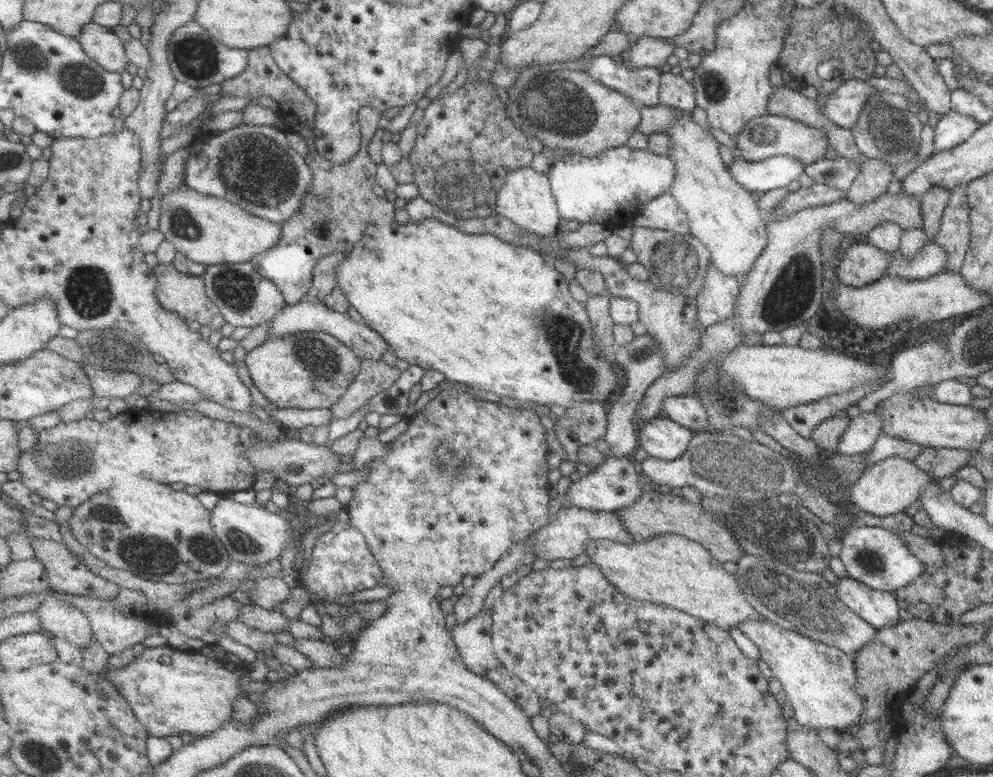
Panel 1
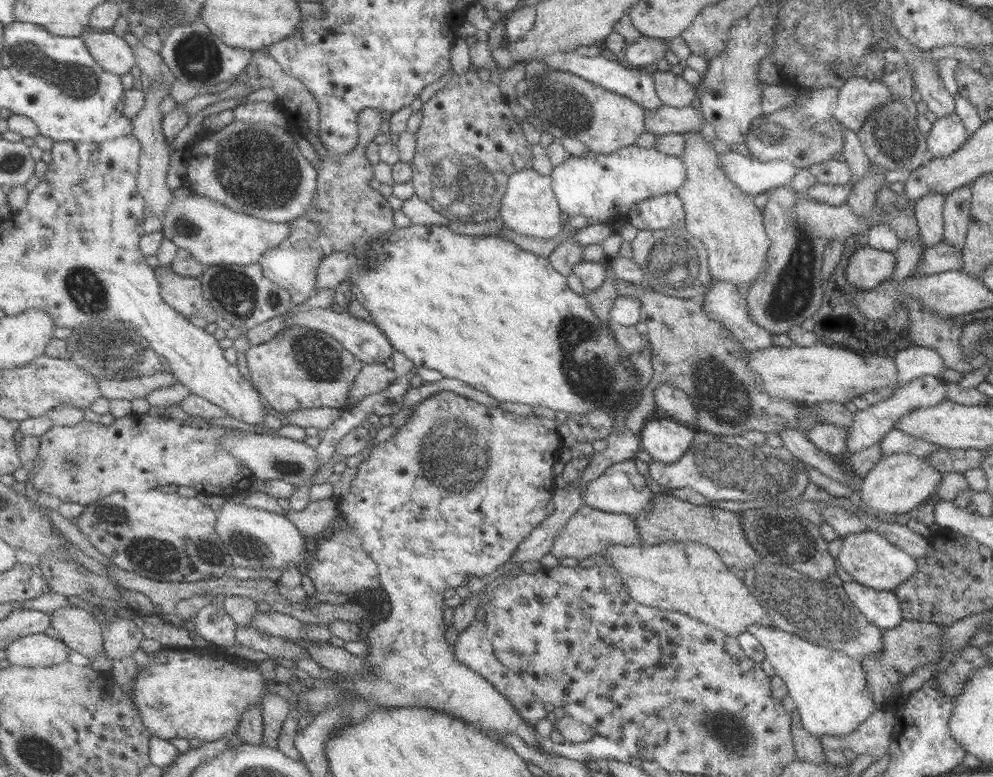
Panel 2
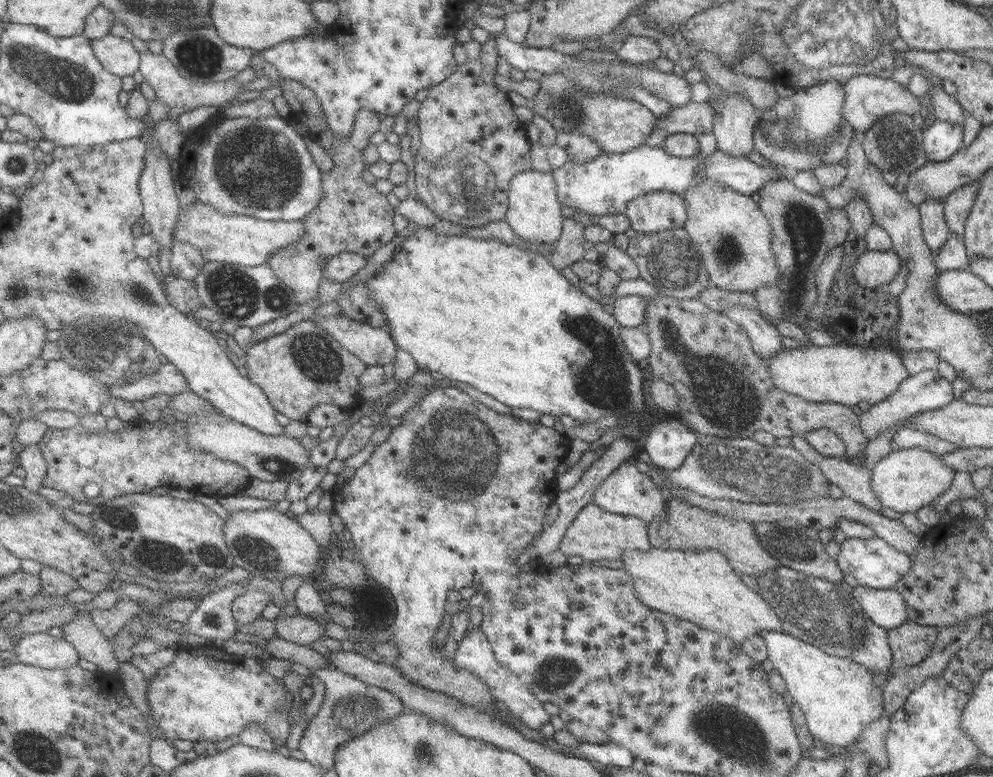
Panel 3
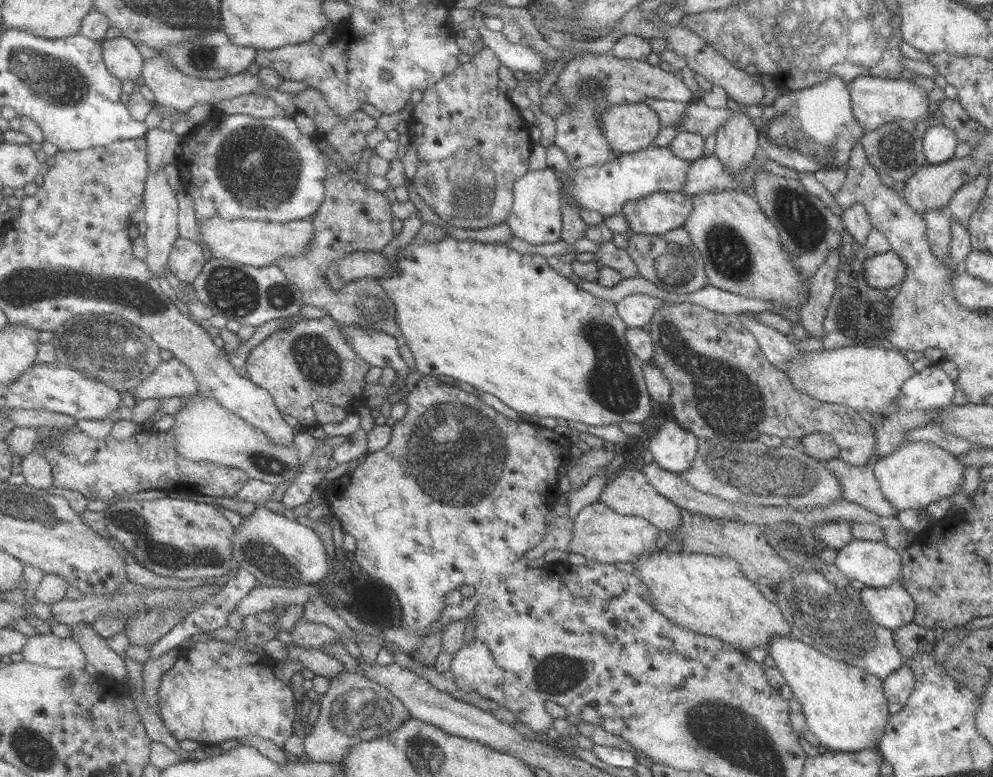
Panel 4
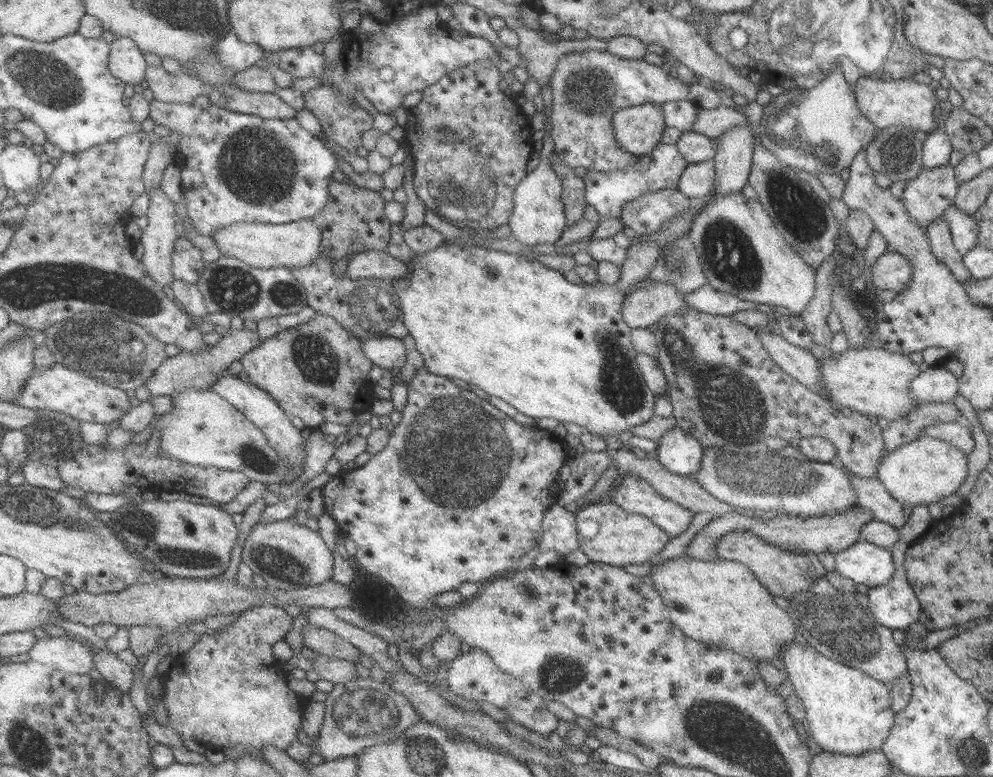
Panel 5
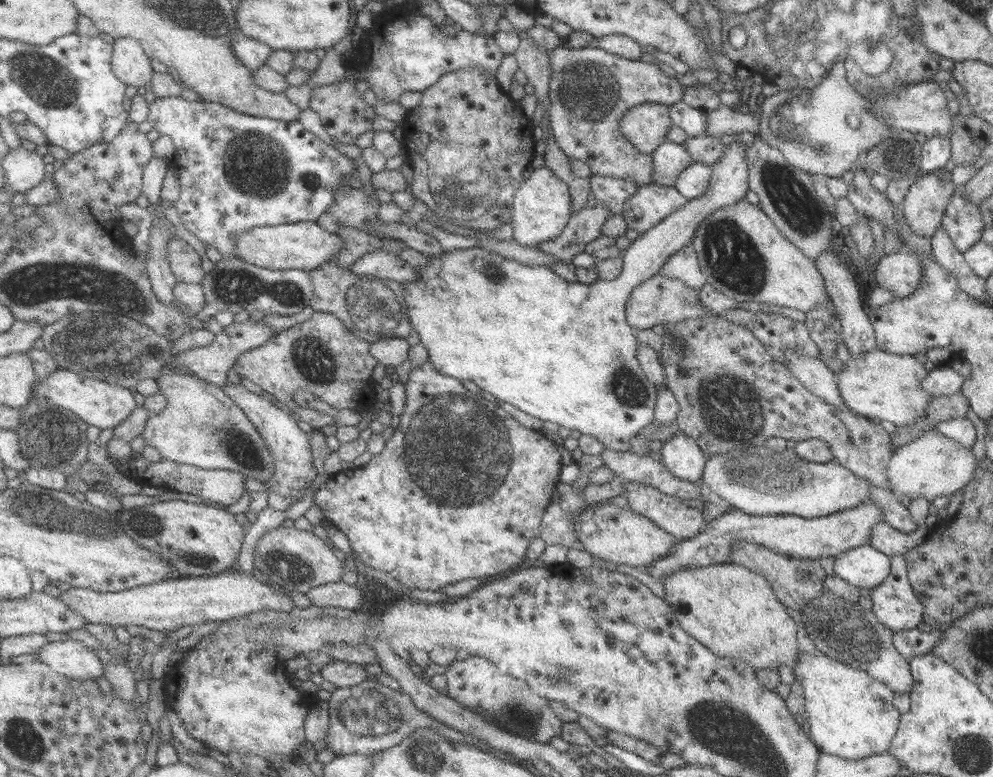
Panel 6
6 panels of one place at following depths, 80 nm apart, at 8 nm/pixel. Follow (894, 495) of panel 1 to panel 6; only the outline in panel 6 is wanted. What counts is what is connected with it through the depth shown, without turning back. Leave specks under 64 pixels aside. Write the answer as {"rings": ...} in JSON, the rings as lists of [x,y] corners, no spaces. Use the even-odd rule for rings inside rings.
{"rings":[[[934,428],[926,430],[911,442],[893,449],[886,466],[887,489],[898,498],[925,498],[929,501],[937,497],[949,497],[963,489],[975,470],[975,459],[971,448],[939,434]]]}

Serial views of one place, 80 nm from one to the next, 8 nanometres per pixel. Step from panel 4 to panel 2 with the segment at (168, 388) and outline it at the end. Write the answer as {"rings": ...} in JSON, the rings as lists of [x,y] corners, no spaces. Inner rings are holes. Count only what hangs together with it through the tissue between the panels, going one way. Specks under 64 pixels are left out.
{"rings":[[[168,367],[153,375],[137,375],[127,380],[98,379],[102,396],[106,399],[135,400],[146,398],[154,390],[179,383],[178,377]]]}

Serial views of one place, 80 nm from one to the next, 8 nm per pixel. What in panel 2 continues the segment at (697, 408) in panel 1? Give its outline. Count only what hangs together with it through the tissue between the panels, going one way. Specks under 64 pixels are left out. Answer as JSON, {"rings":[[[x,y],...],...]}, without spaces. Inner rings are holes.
{"rings":[[[669,383],[659,384],[652,392],[654,403],[675,422],[695,428],[696,408],[688,396]]]}

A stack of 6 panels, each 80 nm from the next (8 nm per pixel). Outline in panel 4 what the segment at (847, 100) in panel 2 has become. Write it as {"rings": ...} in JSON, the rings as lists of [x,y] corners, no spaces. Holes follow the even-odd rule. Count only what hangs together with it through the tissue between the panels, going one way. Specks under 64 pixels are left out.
{"rings":[[[857,76],[849,84],[849,98],[852,117],[865,133],[897,119],[914,123],[923,119],[926,125],[934,119],[933,106],[927,100],[927,92],[903,78],[887,80],[877,76]]]}

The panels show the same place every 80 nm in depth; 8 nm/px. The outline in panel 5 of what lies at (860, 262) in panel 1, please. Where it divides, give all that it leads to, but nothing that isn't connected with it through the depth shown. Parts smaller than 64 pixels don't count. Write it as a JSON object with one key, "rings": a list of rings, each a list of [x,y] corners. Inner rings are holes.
{"rings":[[[886,251],[868,266],[873,286],[878,291],[901,292],[911,282],[911,269],[907,259],[896,252]]]}

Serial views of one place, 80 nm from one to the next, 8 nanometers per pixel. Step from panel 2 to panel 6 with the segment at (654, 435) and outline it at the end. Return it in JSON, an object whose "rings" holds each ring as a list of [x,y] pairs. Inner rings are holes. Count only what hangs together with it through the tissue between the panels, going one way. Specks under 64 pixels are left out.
{"rings":[[[675,432],[662,443],[656,457],[675,478],[699,482],[704,467],[705,453],[698,444],[681,432]]]}

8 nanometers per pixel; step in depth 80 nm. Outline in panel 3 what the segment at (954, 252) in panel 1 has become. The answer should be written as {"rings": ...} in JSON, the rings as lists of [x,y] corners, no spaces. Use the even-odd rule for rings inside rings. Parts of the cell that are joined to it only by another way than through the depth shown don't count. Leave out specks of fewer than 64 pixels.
{"rings":[[[970,182],[956,188],[942,201],[942,211],[948,231],[950,234],[956,234],[958,238],[963,236],[964,226],[975,200],[977,188],[976,182]]]}

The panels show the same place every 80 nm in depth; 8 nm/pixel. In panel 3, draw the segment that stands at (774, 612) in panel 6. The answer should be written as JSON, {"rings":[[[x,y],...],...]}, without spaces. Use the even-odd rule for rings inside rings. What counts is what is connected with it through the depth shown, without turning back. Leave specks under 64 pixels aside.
{"rings":[[[654,547],[649,548],[647,552],[625,550],[619,556],[619,560],[621,561],[621,568],[631,579],[635,598],[651,610],[675,616],[679,620],[687,620],[701,630],[718,632],[739,644],[745,638],[758,635],[759,631],[783,631],[781,621],[777,619],[775,613],[771,611],[771,607],[764,602],[760,594],[751,590],[739,579],[739,574],[731,568],[723,554],[711,550],[711,548],[699,550],[699,552],[671,550],[671,548],[663,550],[663,548]]]}

